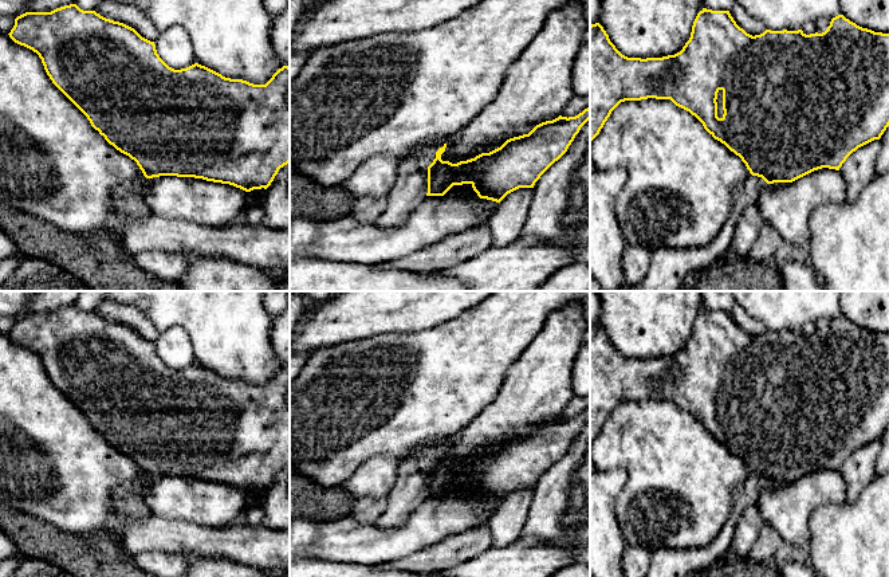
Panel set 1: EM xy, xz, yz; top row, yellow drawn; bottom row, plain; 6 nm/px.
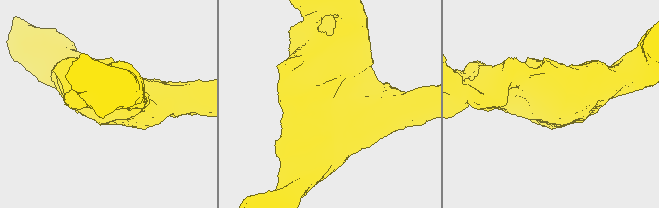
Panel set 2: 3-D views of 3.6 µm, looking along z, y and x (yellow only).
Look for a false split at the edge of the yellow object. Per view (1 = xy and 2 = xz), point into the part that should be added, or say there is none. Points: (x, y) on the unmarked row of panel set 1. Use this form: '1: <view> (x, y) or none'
1: none
2: none

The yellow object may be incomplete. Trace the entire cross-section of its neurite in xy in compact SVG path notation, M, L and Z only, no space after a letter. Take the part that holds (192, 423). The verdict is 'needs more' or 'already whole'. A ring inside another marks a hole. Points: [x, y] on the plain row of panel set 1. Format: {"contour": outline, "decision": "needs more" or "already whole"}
{"contour": "M76 305L51 313L25 313L15 319L8 335L39 356L52 384L110 445L137 463L146 479L194 478L251 492L267 490L279 470L290 463L288 366L279 369L265 385L225 378L198 364L174 370L160 358L154 342L123 323L83 311Z", "decision": "already whole"}

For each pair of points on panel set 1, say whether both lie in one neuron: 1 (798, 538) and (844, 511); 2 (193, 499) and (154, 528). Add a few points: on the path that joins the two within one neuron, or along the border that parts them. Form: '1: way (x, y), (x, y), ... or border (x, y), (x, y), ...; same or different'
1: border (825, 503), (810, 518), (810, 541), (807, 544); different
2: border (153, 514), (161, 518), (183, 519), (197, 525); different

